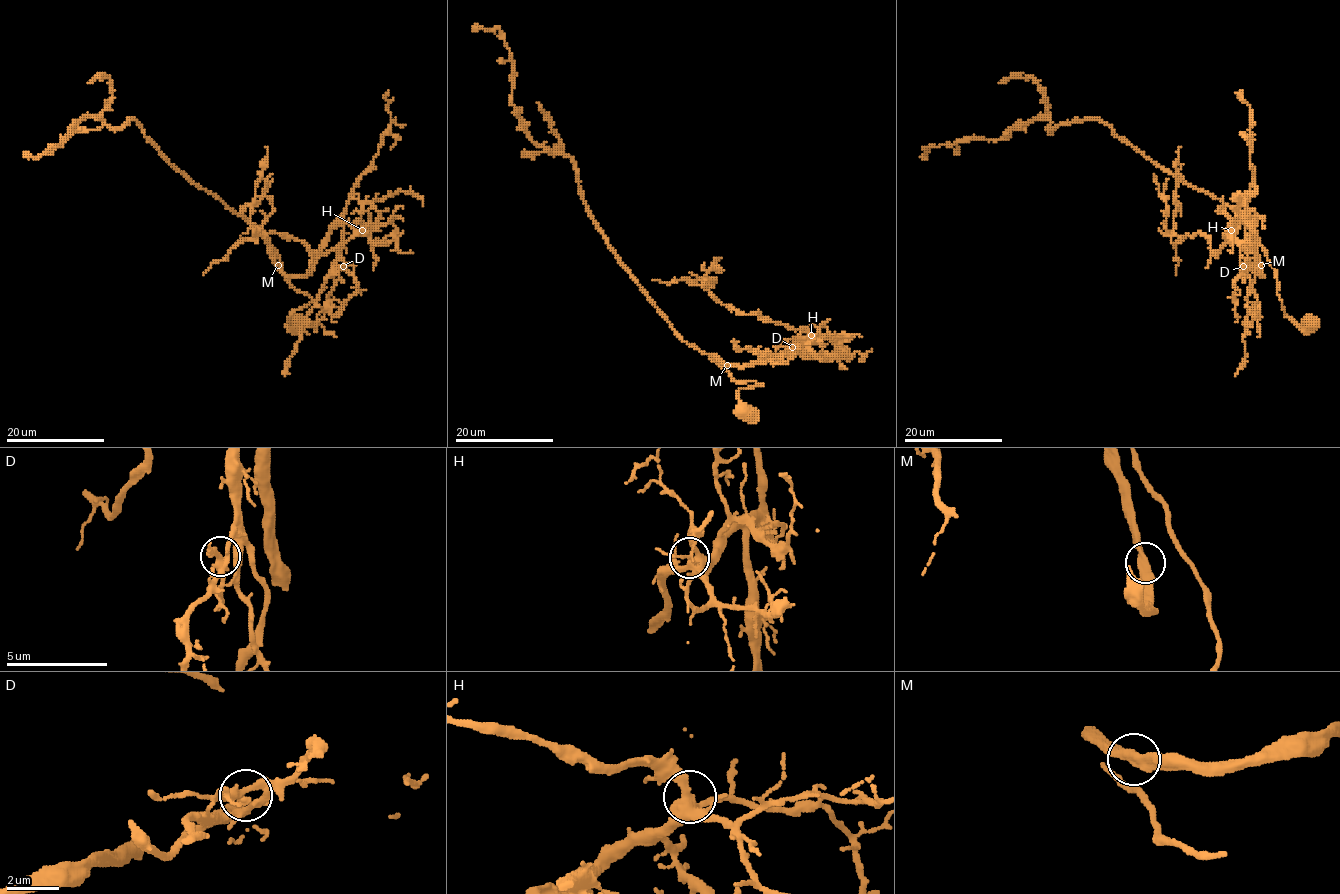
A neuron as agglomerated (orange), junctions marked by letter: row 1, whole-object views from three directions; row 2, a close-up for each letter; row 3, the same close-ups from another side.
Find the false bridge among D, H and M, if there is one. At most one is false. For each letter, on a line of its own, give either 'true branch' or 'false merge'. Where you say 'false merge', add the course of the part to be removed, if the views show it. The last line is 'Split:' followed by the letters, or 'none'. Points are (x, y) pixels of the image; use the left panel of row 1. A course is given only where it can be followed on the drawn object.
D: true branch
H: true branch
M: true branch
Split: none

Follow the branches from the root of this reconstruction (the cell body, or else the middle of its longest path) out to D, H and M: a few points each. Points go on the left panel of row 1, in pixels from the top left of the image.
D: (296, 326), (289, 316), (312, 299), (290, 284), (262, 231), (272, 260), (304, 276), (339, 223), (343, 266)
H: (296, 326), (289, 316), (312, 299), (290, 284), (262, 231), (272, 260), (304, 276), (338, 223), (362, 230)
M: (296, 326), (289, 324), (289, 316), (312, 299), (290, 284), (278, 252), (262, 231), (270, 257), (278, 264)

